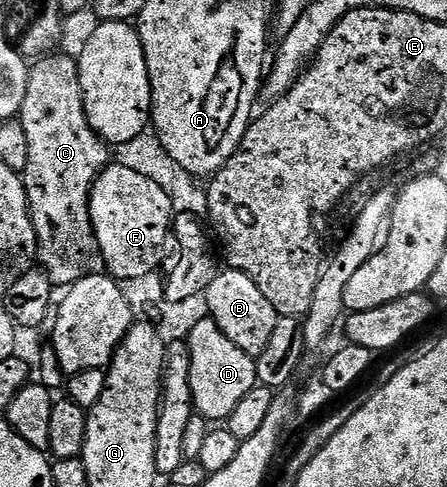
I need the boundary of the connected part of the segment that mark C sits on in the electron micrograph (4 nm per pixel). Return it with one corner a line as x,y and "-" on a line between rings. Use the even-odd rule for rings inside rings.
51,53
42,58
33,60
32,66
29,68
30,76
28,77
28,89
24,93
24,105
22,106
22,114
20,120
24,131
28,137
28,161
24,172
24,182
26,185
26,196
28,197
28,205
30,206
30,219
34,223
36,229
36,237
38,238
37,262
40,264
41,270
49,277
51,284
55,288
69,289
73,283
80,281
91,270
90,262
95,262
98,242
94,236
92,229
92,221
90,220
90,186
96,181
98,174
105,167
109,167
112,162
110,156
111,148
97,133
92,129
92,125
88,125
88,117
84,113
84,101
80,93
80,69
78,68
78,60
72,56
63,53

